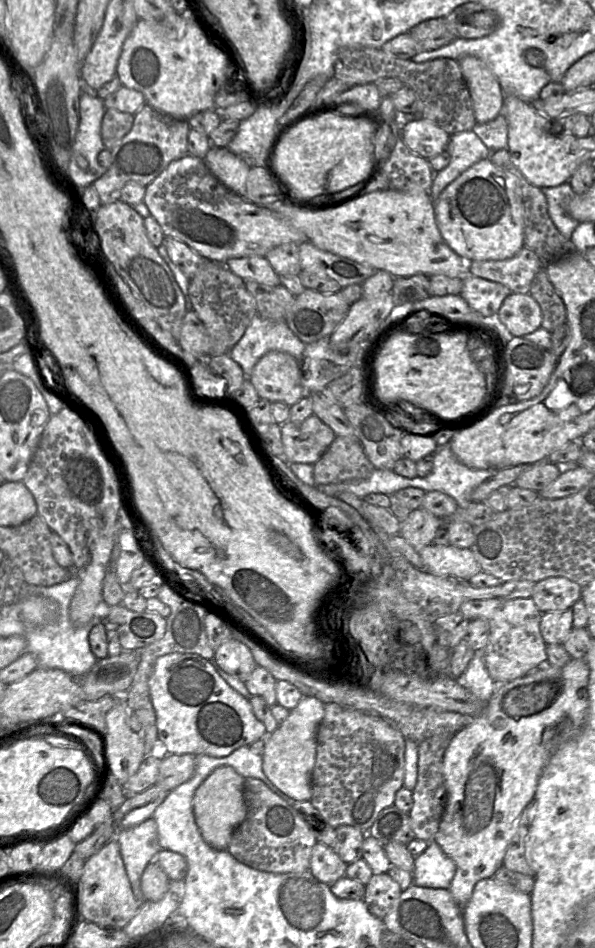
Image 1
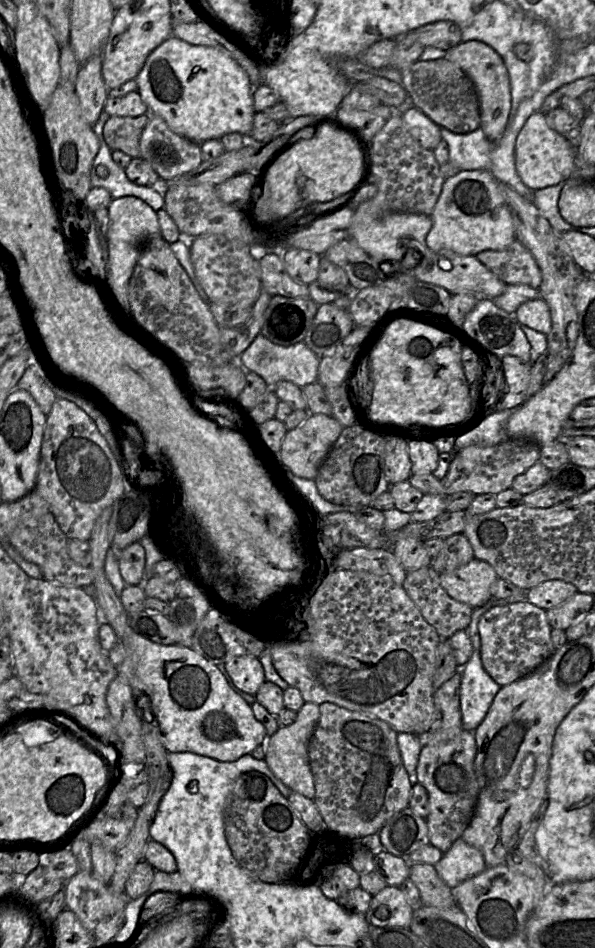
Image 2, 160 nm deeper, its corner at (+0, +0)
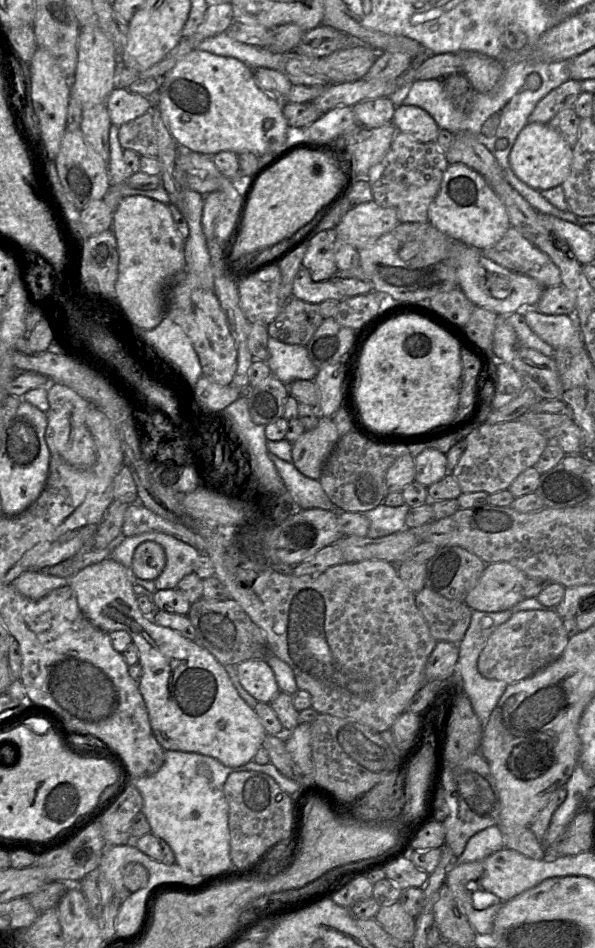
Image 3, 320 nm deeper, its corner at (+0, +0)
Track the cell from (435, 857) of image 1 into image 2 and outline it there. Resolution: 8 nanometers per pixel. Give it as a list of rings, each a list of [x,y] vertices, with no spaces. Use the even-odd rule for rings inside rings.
[[[458,838],[434,865],[441,879],[453,889],[486,868],[483,854]]]

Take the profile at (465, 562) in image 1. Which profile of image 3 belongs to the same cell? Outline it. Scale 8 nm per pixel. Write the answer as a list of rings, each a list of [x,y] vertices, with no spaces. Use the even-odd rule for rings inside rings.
[[[494,562],[486,567],[476,585],[463,602],[471,609],[483,612],[509,610],[526,599],[523,596],[525,574],[507,562]]]

